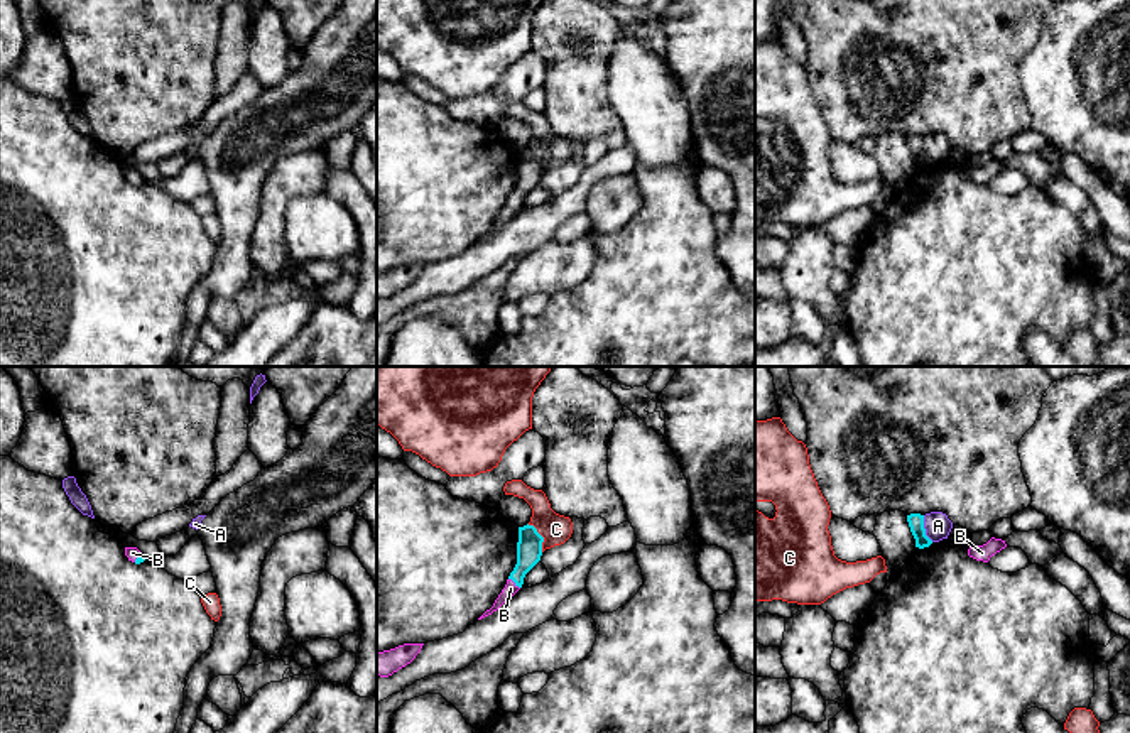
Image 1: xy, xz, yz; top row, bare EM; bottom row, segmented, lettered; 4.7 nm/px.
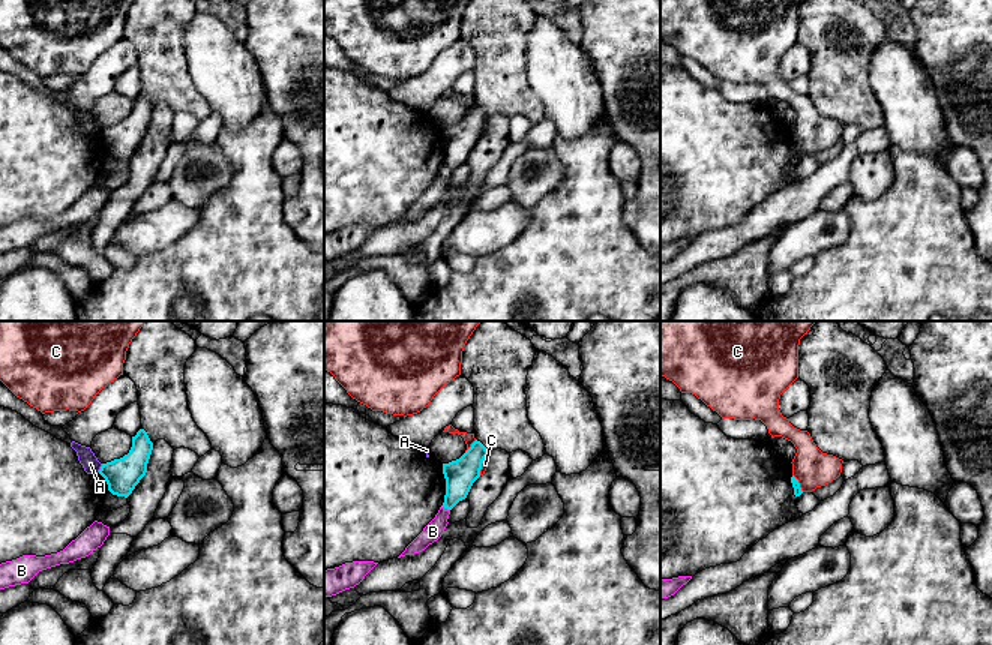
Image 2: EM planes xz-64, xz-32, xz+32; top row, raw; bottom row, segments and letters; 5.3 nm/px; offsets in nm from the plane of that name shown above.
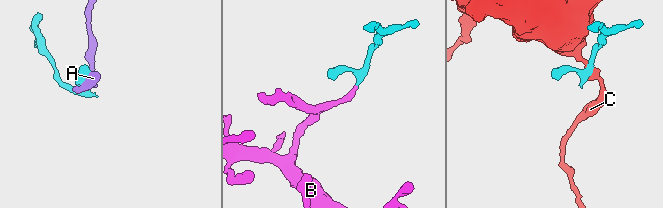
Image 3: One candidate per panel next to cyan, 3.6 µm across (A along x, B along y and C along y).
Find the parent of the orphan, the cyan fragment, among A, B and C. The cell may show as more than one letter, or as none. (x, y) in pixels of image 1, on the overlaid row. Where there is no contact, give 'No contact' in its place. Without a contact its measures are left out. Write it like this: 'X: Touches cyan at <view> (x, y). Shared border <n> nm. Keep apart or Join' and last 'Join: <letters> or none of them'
A: Touches cyan at yz (924, 529). Shared border 140 nm. Keep apart
B: Touches cyan at xz (514, 581). Shared border 80 nm. Join
C: Touches cyan at xz (541, 536). Shared border 150 nm. Keep apart
Join: B

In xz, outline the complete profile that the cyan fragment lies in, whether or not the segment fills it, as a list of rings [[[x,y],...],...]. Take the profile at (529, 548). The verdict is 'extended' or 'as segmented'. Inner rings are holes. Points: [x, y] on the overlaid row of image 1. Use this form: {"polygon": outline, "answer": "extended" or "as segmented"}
{"polygon": [[[534,525],[519,527],[517,564],[510,573],[505,588],[495,600],[493,606],[486,610],[478,620],[497,611],[507,600],[510,600],[524,584],[525,574],[541,561],[544,537]]], "answer": "extended"}

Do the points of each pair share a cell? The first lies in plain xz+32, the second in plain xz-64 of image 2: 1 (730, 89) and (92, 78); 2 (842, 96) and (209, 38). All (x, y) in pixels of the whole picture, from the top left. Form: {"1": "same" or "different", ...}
{"1": "same", "2": "different"}

